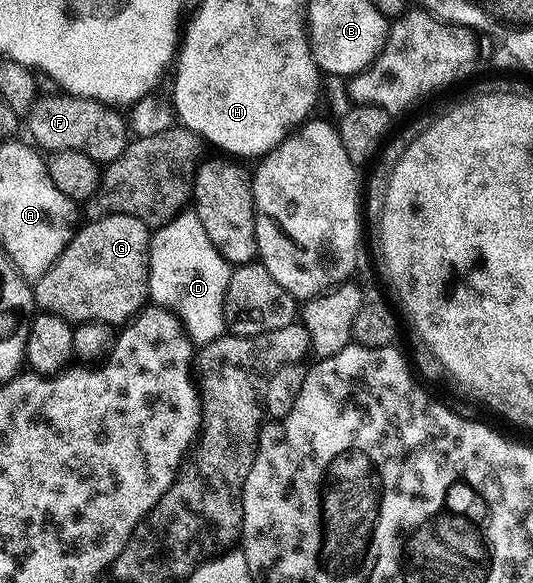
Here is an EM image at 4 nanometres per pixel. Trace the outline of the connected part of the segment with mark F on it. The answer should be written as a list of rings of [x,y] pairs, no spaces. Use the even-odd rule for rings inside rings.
[[[67,93],[45,95],[37,100],[35,109],[28,116],[26,131],[28,127],[29,133],[32,134],[30,136],[31,142],[45,152],[74,149],[86,153],[86,157],[90,157],[98,164],[107,165],[120,158],[120,154],[126,150],[130,142],[129,124],[126,122],[125,116],[123,119],[120,115],[123,114],[117,108],[107,103],[99,103],[97,99],[83,99],[80,95],[69,95]]]

